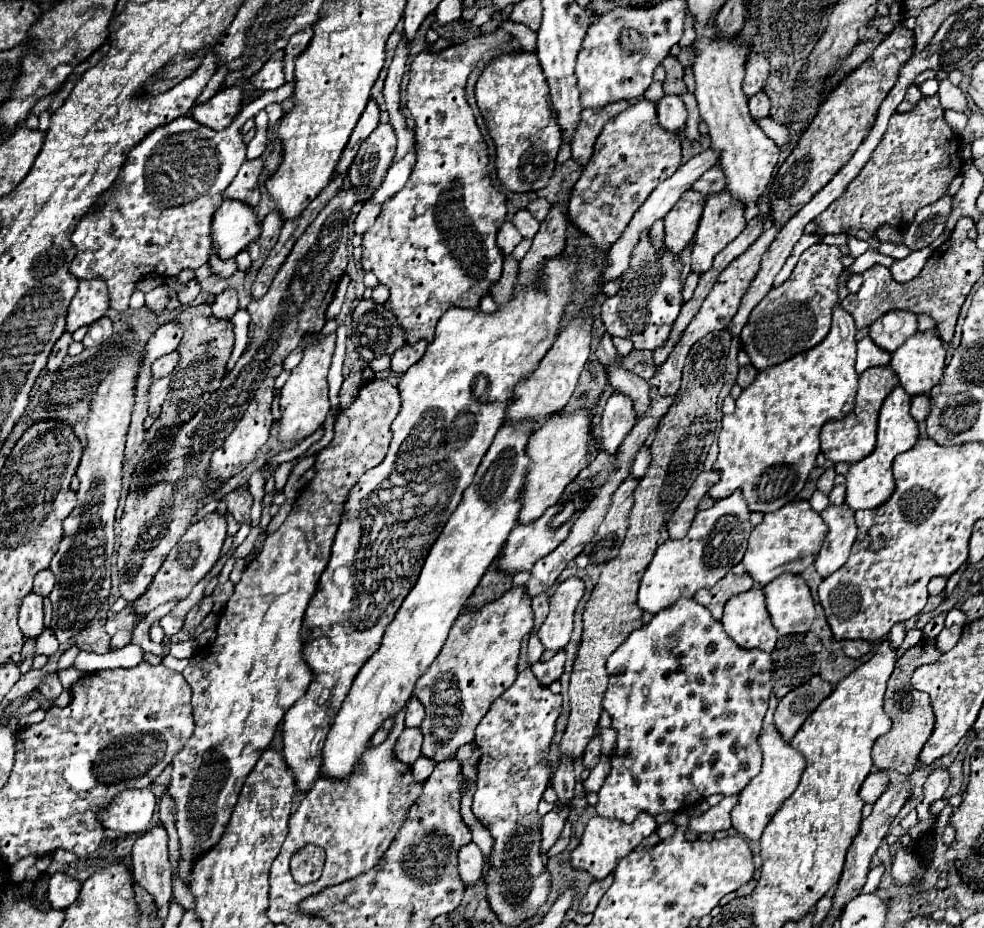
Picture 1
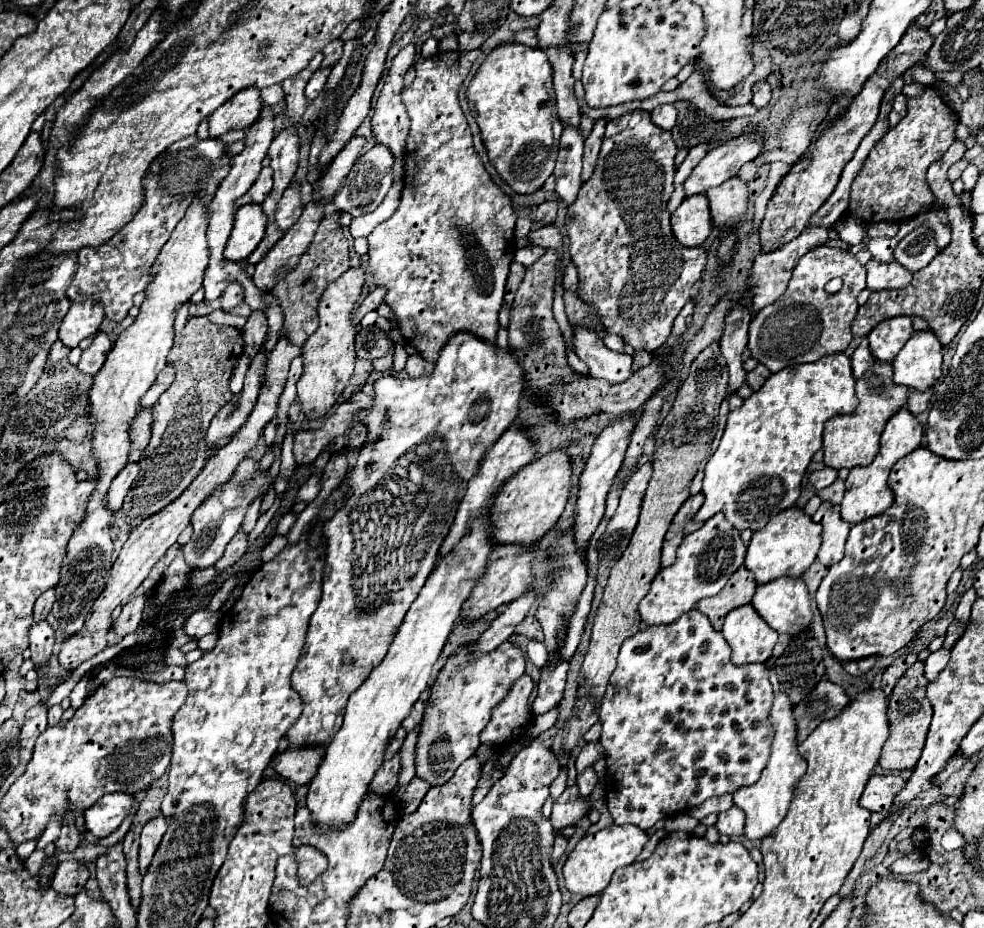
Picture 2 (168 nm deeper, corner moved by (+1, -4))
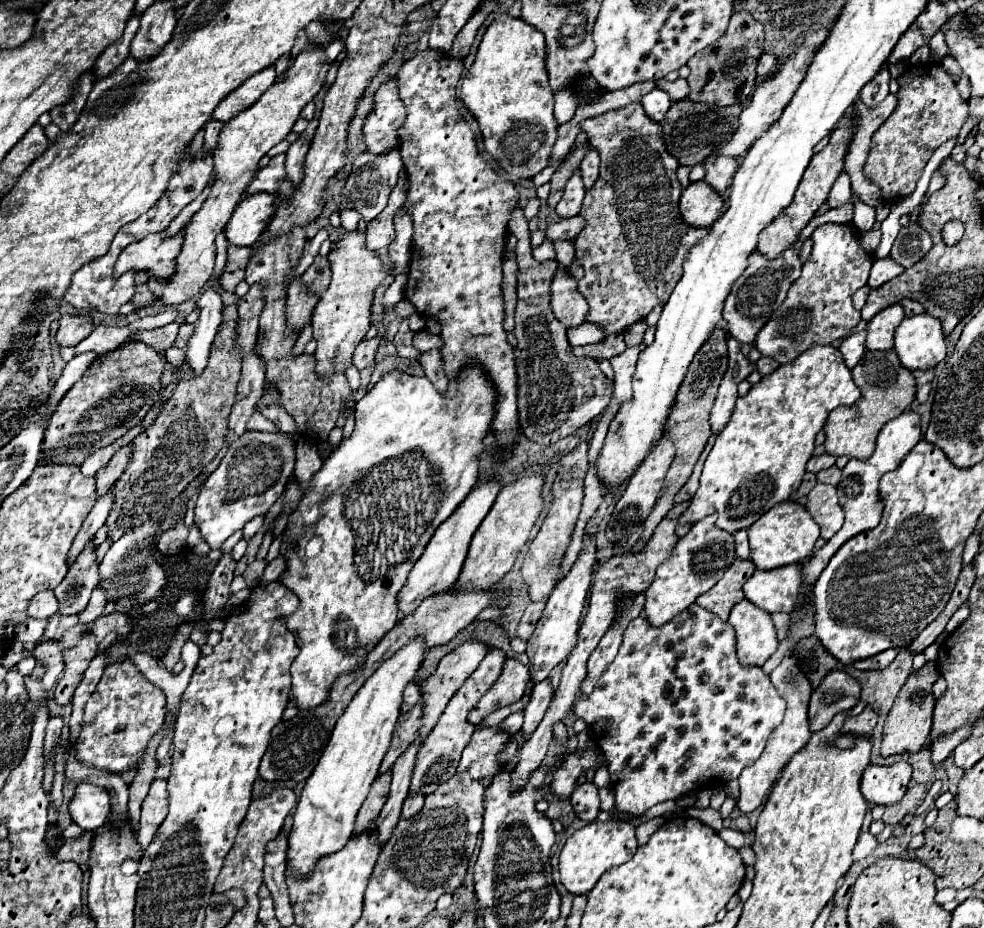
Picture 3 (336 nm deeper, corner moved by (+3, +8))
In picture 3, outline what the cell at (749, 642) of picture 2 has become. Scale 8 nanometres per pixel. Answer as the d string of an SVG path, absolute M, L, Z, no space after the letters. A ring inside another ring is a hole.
M741 600L733 606L727 622L737 632L739 662L745 666L763 666L779 644L769 612L763 612L749 600Z

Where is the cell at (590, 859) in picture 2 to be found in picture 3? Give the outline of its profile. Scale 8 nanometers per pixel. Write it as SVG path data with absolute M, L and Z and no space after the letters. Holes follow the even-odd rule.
M607 820L607 822L589 822L587 826L579 828L563 846L559 856L559 872L561 872L561 884L571 894L587 894L603 872L607 872L611 866L619 866L637 852L637 838L635 838L635 826L625 820Z

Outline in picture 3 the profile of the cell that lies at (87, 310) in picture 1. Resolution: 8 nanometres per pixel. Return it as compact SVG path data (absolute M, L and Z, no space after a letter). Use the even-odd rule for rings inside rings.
M65 314L59 318L59 330L55 340L61 346L75 346L93 330L93 320L89 314Z

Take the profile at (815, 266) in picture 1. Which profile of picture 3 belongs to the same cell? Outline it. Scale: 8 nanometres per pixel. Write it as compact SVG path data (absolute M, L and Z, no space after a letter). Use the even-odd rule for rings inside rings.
M823 224L813 234L813 250L801 268L801 276L791 284L783 308L775 312L755 336L755 348L761 356L769 356L779 364L795 360L801 352L815 344L833 344L845 338L851 328L861 322L861 314L853 308L853 294L867 284L873 256L859 244L859 232L843 224Z

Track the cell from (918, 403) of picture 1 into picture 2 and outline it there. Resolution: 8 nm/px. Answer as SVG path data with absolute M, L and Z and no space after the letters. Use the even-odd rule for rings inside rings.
M911 390L909 400L907 400L907 410L913 412L915 416L919 416L921 412L925 412L931 404L931 390L919 392L919 390Z

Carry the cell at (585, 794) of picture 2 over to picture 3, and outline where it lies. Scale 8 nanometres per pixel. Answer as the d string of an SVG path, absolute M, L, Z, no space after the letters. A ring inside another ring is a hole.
M583 782L575 788L575 792L571 794L571 804L573 810L579 818L593 822L597 818L599 812L599 792L597 786L593 782Z

